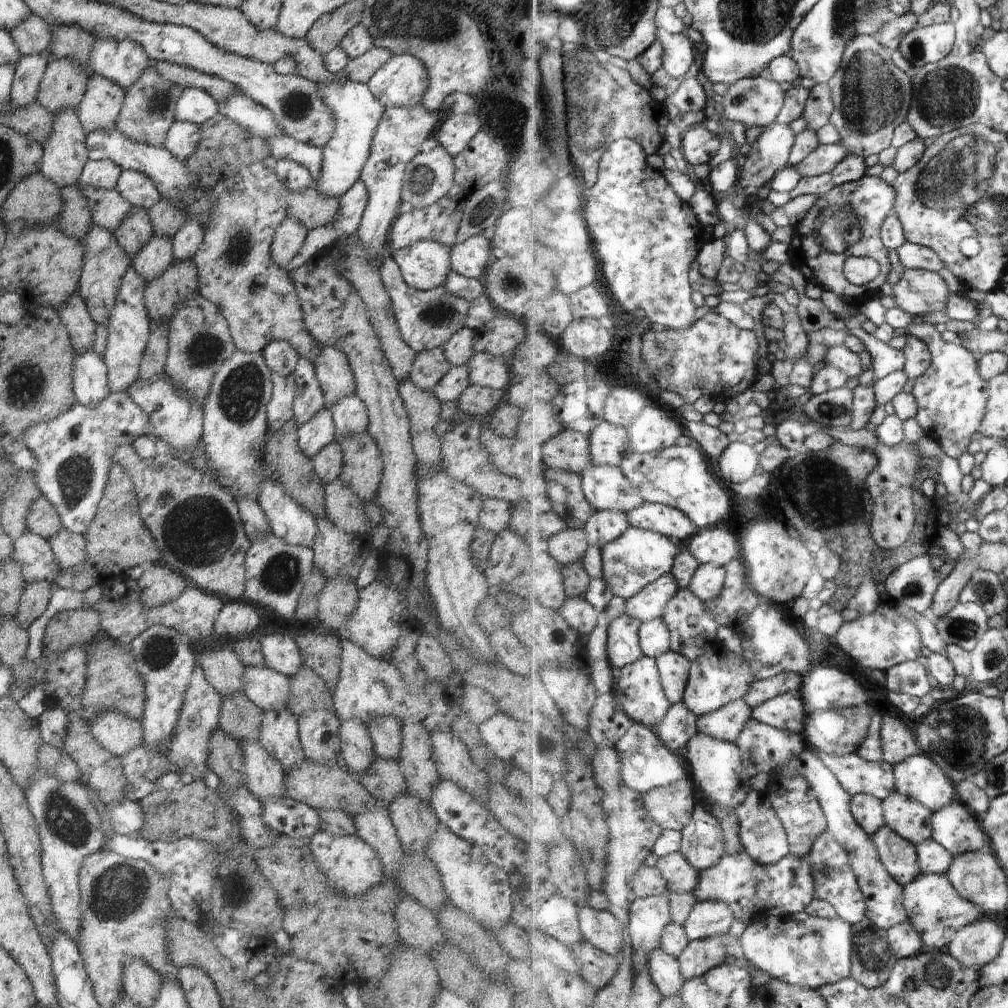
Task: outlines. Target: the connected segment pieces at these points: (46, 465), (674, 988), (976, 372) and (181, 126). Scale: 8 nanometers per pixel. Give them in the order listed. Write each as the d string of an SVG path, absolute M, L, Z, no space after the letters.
M120 390L120 392L111 392L110 396L106 396L96 408L86 408L76 402L66 414L60 414L58 418L48 422L36 422L28 430L24 430L24 444L32 450L38 462L38 470L34 473L36 486L52 503L64 528L86 536L98 510L98 503L104 494L114 452L120 445L128 444L138 436L151 435L149 425L150 418L144 414L144 410L138 404L134 404L127 390Z
M664 949L654 950L650 958L650 968L654 982L660 988L664 997L683 994L686 988L686 982L689 981L682 970L680 960L677 957L668 954Z
M914 316L908 334L926 342L933 356L930 370L916 381L912 391L921 406L917 420L926 435L937 441L948 456L961 459L968 453L974 434L980 432L989 413L990 383L982 374L978 356L967 346L962 346L959 340L946 342L934 324L927 324L920 316Z
M175 120L166 134L164 147L176 158L186 160L196 152L200 140L202 140L202 132L199 126Z

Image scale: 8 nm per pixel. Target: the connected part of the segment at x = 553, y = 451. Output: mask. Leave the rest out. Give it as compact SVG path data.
M565 429L543 444L543 453L550 469L583 475L592 463L589 437L578 430Z

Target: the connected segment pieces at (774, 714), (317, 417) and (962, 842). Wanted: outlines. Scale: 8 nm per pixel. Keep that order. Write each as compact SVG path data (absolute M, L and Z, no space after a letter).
M783 694L769 700L760 708L753 709L753 719L778 726L784 730L804 732L806 728L806 704L804 698L794 694Z
M326 407L314 414L304 426L297 430L300 450L309 458L314 458L322 448L335 441L335 424L332 411Z
M957 799L934 814L933 838L955 857L966 852L980 852L990 840L978 818L966 808L968 805Z

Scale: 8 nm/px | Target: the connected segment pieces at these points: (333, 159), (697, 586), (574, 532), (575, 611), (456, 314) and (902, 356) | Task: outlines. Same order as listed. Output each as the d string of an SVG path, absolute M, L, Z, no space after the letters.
M346 77L338 78L330 84L318 84L318 94L334 114L336 130L328 144L322 146L322 170L314 186L320 194L336 198L346 194L360 180L362 168L370 156L376 127L384 114L384 106L374 98L366 84L348 80Z
M701 564L689 588L705 603L710 604L720 597L728 578L727 567Z
M567 527L546 543L547 551L564 566L584 561L591 546L587 529Z
M576 596L569 597L562 613L574 630L578 630L584 636L591 636L598 628L601 611L586 598Z
M383 257L379 273L382 284L390 297L390 302L392 302L392 310L398 330L404 342L415 353L443 347L454 332L458 332L460 328L464 327L464 320L468 316L470 303L463 298L450 294L444 285L426 292L408 286L404 282L400 268L398 268L393 257Z
M868 336L866 340L866 348L873 357L874 369L879 379L886 378L889 374L896 371L904 371L907 363L907 356L905 350L898 350L892 346L889 346L885 342L880 342L876 336Z

